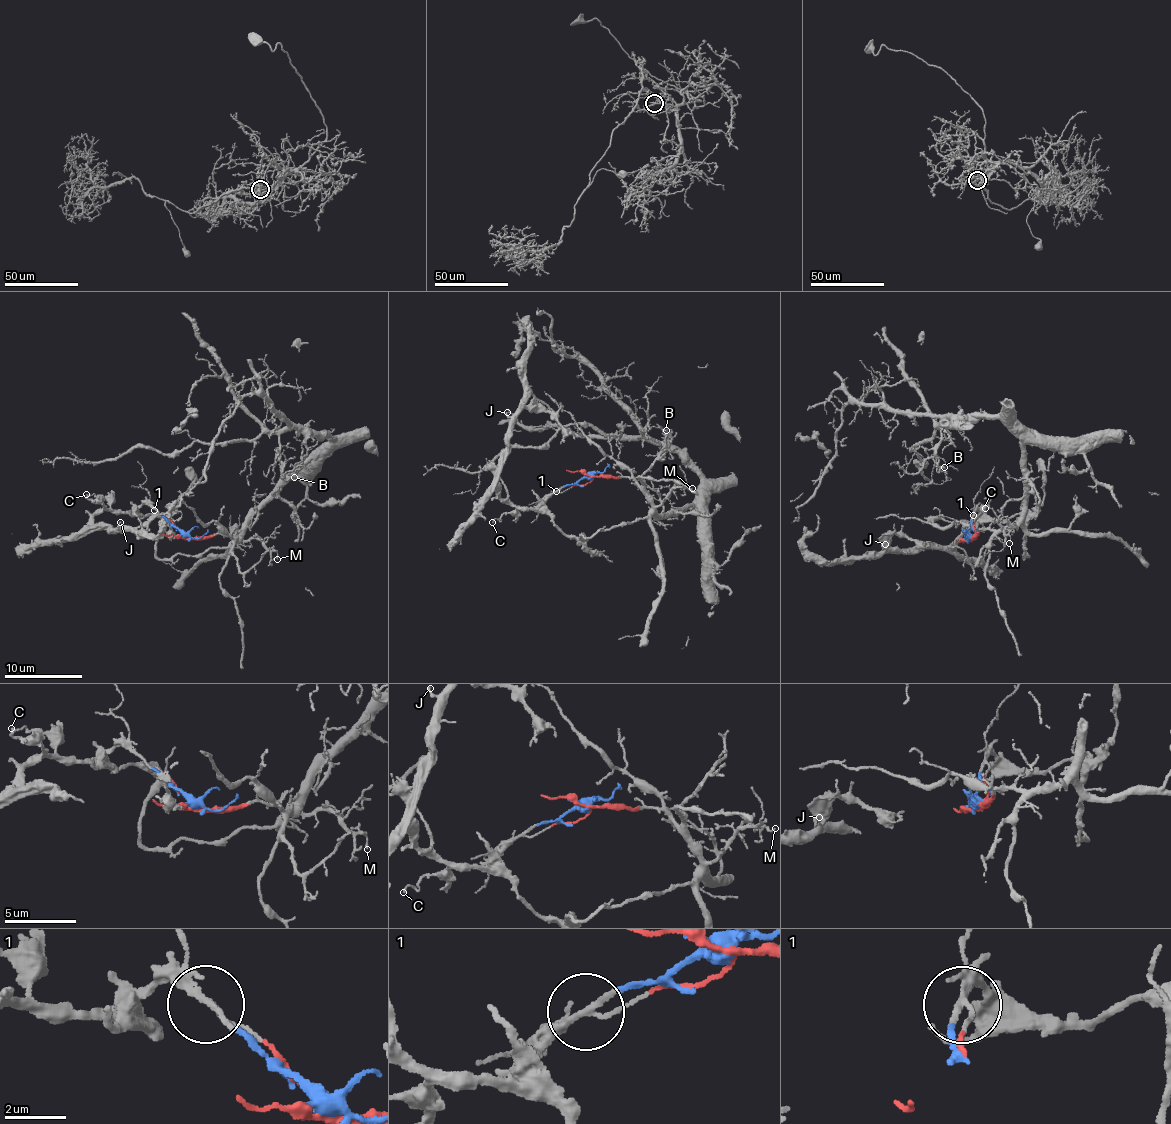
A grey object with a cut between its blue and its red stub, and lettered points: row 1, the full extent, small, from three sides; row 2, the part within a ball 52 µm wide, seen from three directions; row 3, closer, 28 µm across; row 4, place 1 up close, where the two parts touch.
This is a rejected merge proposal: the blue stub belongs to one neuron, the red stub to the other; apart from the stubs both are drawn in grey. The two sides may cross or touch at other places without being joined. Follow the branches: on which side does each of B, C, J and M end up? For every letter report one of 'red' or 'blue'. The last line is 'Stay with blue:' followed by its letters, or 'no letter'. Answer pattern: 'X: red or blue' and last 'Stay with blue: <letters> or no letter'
B: red
C: blue
J: blue
M: red
Stay with blue: C, J

